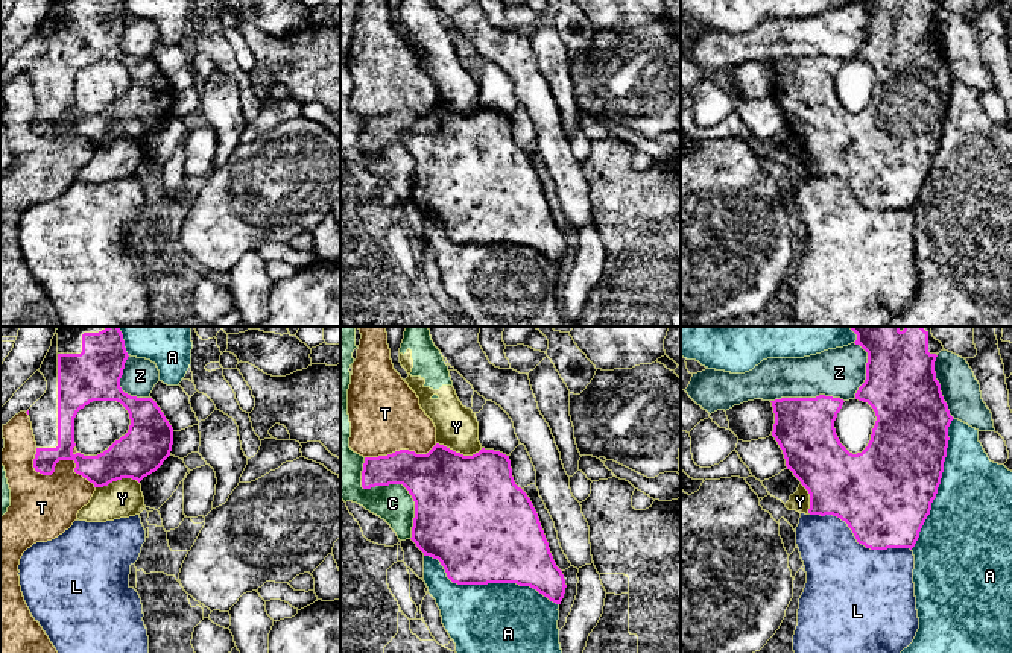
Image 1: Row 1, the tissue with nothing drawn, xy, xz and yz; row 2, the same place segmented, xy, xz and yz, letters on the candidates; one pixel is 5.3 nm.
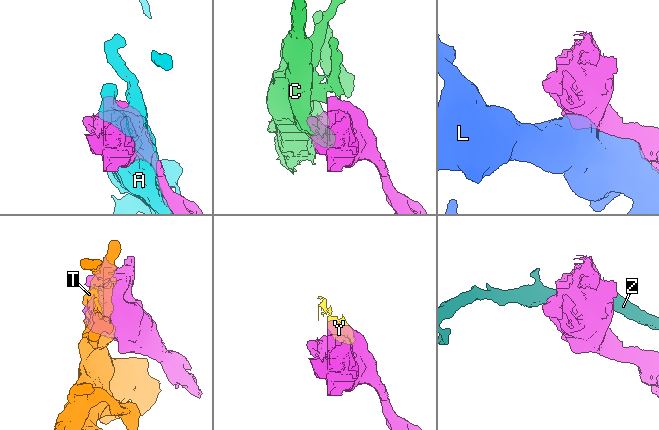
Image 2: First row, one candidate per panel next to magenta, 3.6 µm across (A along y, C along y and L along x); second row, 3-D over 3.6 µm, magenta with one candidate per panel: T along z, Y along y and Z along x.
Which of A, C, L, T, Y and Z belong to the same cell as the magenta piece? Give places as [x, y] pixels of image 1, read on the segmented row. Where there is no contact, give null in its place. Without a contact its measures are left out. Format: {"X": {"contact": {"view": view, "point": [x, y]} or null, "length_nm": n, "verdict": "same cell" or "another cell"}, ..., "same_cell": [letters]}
{"A": {"contact": {"view": "xz", "point": [488, 582]}, "length_nm": 750, "verdict": "another cell"}, "C": {"contact": {"view": "xz", "point": [394, 483]}, "length_nm": 500, "verdict": "another cell"}, "L": {"contact": {"view": "yz", "point": [857, 541]}, "length_nm": 600, "verdict": "another cell"}, "T": {"contact": {"view": "xy", "point": [56, 462]}, "length_nm": 380, "verdict": "another cell"}, "Y": {"contact": {"view": "xz", "point": [459, 453]}, "length_nm": 260, "verdict": "another cell"}, "Z": {"contact": {"view": "yz", "point": [807, 398]}, "length_nm": 400, "verdict": "another cell"}, "same_cell": []}

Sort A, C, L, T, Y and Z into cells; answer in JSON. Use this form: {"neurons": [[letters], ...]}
{"neurons": [["A", "C", "Y"], ["L"], ["T"], ["Z"]]}

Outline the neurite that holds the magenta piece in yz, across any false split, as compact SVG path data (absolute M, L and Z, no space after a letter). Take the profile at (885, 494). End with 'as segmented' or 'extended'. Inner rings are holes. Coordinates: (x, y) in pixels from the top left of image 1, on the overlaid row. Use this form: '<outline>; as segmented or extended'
M851 326L851 330L857 334L857 340L854 343L860 345L868 352L866 380L859 387L855 393L855 399L868 402L874 409L877 416L868 446L862 453L852 454L840 443L836 434L834 421L845 401L840 398L833 398L825 395L819 395L816 398L781 398L781 399L770 401L775 413L772 436L775 437L780 448L783 450L787 469L793 472L793 475L801 481L801 484L810 494L810 509L808 509L810 515L821 515L821 516L833 515L840 518L852 530L857 542L865 545L866 548L871 548L871 550L910 548L912 550L919 538L919 532L927 516L930 515L931 503L936 498L938 487L941 484L944 462L947 457L947 448L950 440L948 427L954 419L950 415L947 402L944 401L941 384L936 380L936 372L935 372L936 357L941 351L944 351L944 346L939 340L933 337L931 326Z; extended

